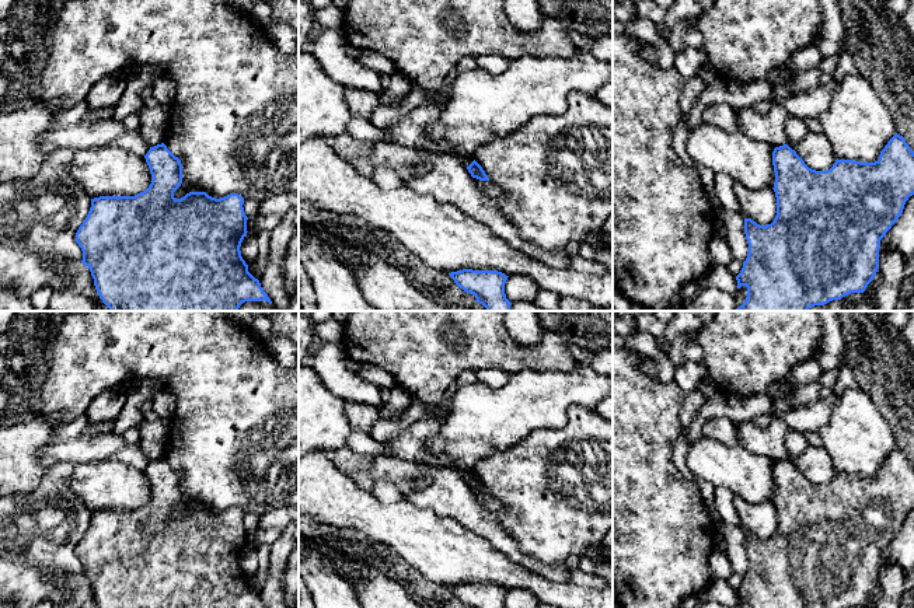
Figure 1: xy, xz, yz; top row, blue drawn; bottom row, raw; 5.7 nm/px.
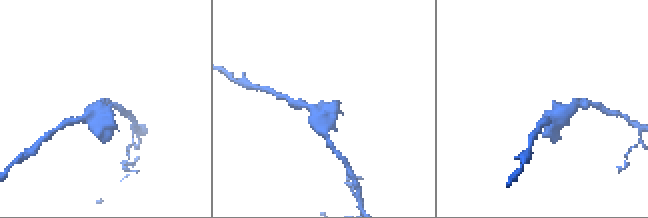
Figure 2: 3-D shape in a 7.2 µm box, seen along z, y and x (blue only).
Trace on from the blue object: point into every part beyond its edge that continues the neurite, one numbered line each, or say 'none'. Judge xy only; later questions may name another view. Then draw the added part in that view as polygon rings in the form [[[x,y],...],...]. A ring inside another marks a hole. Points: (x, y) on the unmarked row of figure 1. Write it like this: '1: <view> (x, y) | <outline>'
none

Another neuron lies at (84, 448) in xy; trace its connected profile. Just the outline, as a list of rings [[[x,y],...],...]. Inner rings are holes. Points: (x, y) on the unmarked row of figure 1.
[[[114,433],[80,434],[66,441],[52,438],[39,454],[53,455],[57,461],[69,461],[74,465],[112,460],[136,471],[144,471],[150,464],[139,444],[129,445],[121,434]]]

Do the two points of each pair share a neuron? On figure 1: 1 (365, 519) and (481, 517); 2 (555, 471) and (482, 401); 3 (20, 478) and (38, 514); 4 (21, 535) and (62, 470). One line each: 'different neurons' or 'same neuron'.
1: different neurons
2: different neurons
3: different neurons
4: same neuron

